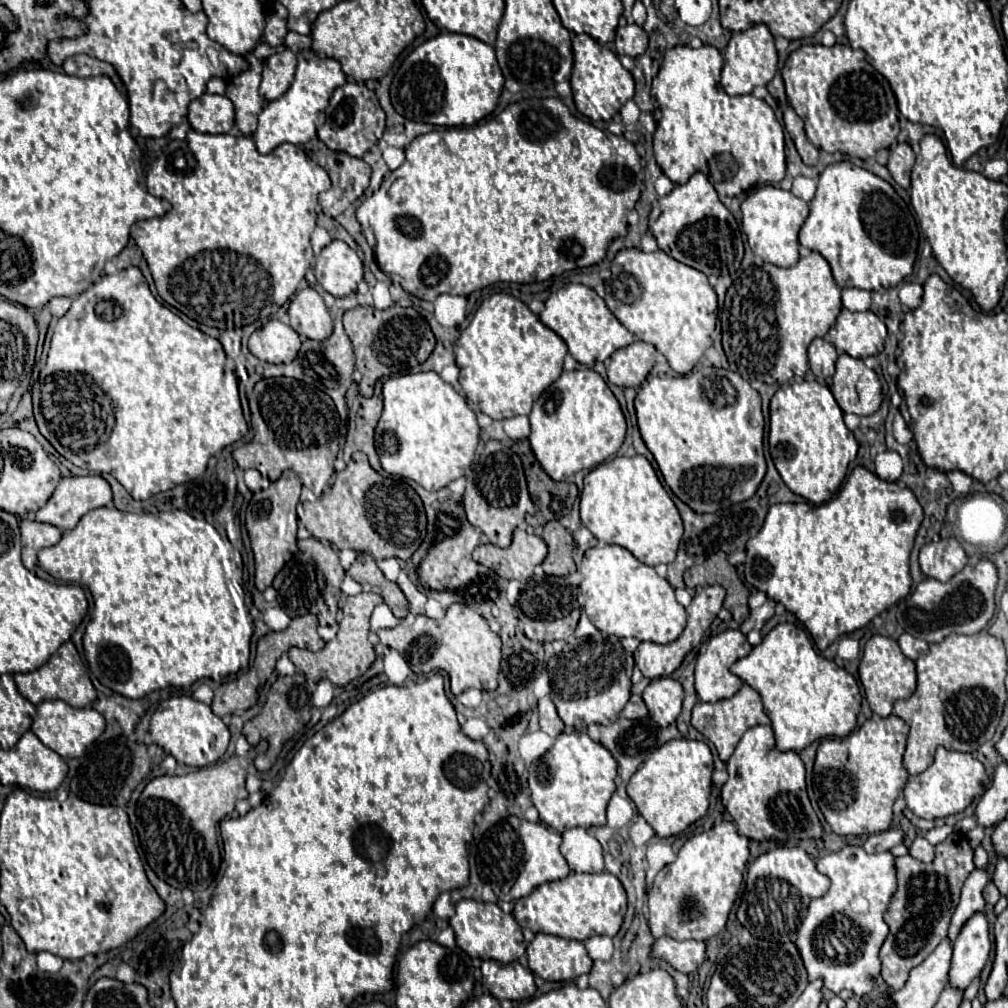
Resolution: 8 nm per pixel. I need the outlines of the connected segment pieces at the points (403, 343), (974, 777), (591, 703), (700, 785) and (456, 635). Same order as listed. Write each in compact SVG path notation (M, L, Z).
M398 303L378 311L374 307L354 307L344 313L344 331L352 341L356 355L356 369L362 373L360 393L372 397L374 383L380 377L410 373L416 365L424 363L434 351L436 339L430 331L428 321L414 307L400 307Z
M938 747L932 765L924 773L910 777L910 781L904 787L904 795L908 809L914 815L922 819L940 819L954 813L962 813L976 797L984 793L988 781L988 773L976 757L972 757L970 753L948 751L944 747Z
M616 635L602 639L574 639L568 641L560 655L550 657L548 677L552 685L552 701L566 727L582 731L584 727L598 723L610 725L630 699L634 657L628 653Z
M672 739L656 749L628 781L628 797L636 803L638 813L648 821L658 837L682 833L688 825L706 815L710 805L710 775L714 771L712 751L704 741Z
M464 603L450 605L442 619L416 615L410 625L378 629L378 637L384 645L396 649L408 661L414 673L430 673L434 669L446 671L450 675L454 695L460 695L472 687L488 693L498 687L496 677L500 671L502 641L488 627L488 621Z

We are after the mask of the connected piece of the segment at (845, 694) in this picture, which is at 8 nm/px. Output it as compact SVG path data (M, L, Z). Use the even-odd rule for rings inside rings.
M796 623L776 625L762 639L760 645L752 647L752 651L746 657L738 659L730 669L734 675L738 675L744 683L748 683L752 689L760 693L764 711L770 717L774 733L776 733L776 745L782 751L798 753L822 737L846 737L856 727L856 717L858 717L860 701L862 701L856 679L844 667L838 667L834 661L818 655L806 631Z

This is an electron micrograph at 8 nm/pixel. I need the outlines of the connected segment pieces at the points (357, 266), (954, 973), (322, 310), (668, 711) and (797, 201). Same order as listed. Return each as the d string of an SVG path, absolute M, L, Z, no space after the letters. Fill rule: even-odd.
M332 241L318 255L314 275L324 291L334 297L346 297L362 281L362 261L344 241Z
M984 911L974 913L960 929L954 941L950 985L966 989L974 977L984 969L990 955L990 927Z
M300 289L288 307L290 327L304 339L324 341L332 333L332 317L318 291Z
M660 677L650 681L650 685L642 693L644 703L648 705L650 717L666 727L676 721L680 709L682 709L682 699L684 699L684 689L682 685L672 679L672 677Z
M764 185L748 195L742 203L742 229L754 255L778 267L792 267L798 263L798 231L809 215L809 204L780 187Z

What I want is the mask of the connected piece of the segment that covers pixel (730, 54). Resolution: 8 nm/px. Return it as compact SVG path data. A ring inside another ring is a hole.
M752 25L746 31L732 33L728 47L724 51L724 69L722 69L722 87L728 95L746 95L758 85L772 81L778 69L778 53L774 47L774 35L766 25Z

